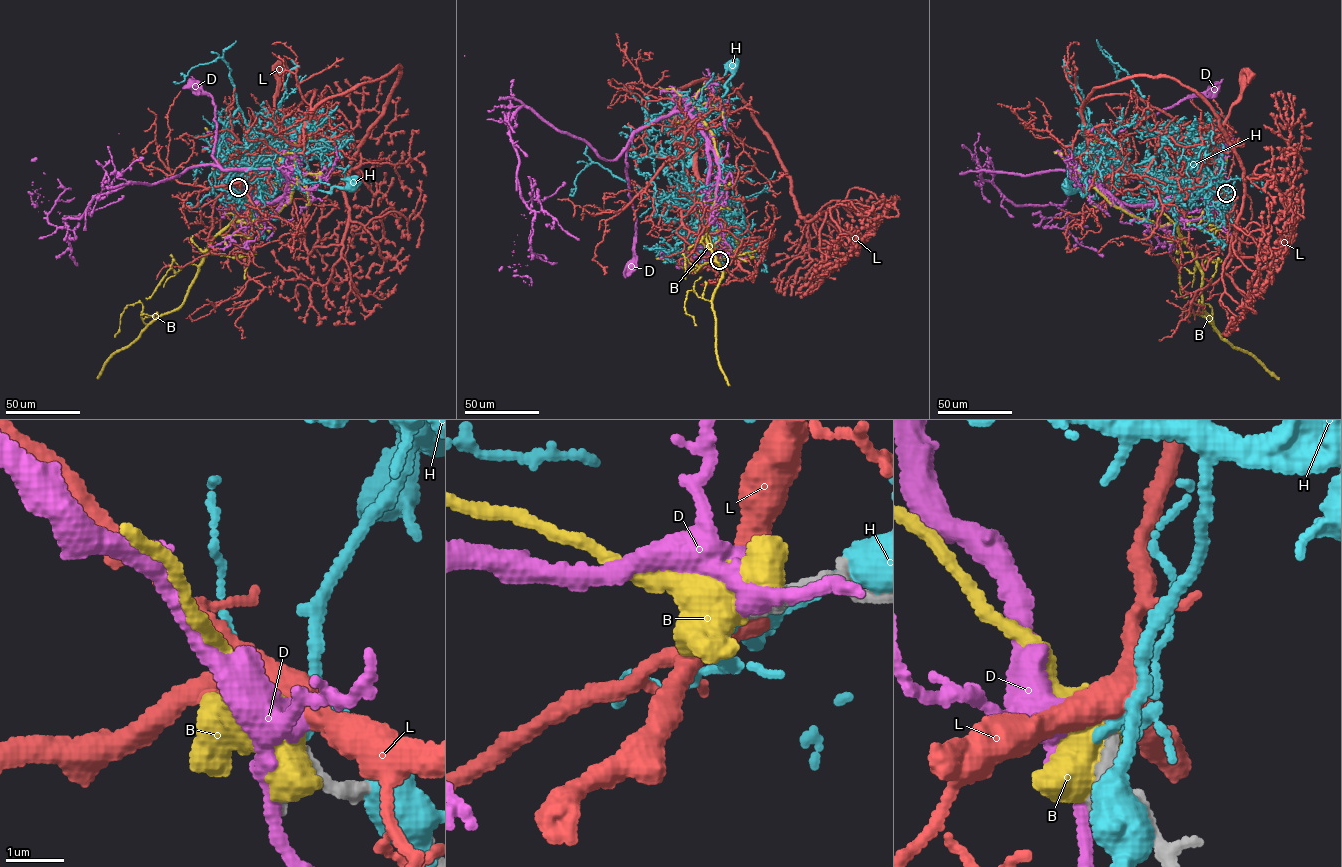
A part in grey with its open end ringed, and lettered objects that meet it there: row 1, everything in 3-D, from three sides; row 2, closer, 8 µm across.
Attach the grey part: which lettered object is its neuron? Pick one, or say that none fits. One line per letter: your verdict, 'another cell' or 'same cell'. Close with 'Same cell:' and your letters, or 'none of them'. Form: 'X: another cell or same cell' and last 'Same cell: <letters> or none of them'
B: another cell
D: another cell
H: another cell
L: another cell
Same cell: none of them

